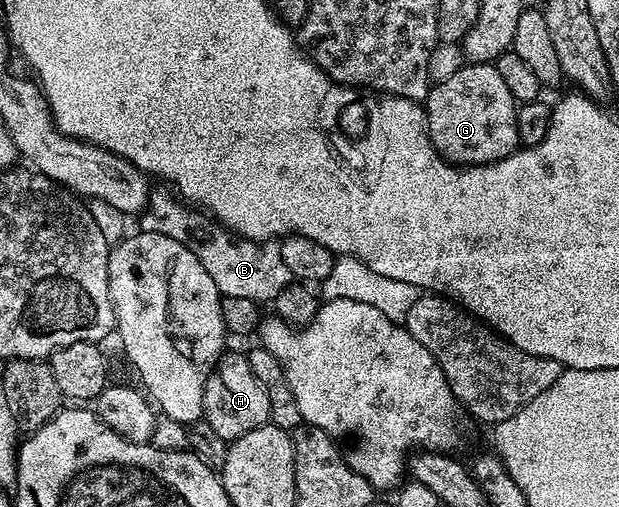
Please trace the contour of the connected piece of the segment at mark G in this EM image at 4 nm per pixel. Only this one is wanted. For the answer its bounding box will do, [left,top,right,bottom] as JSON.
[424,63,519,165]

